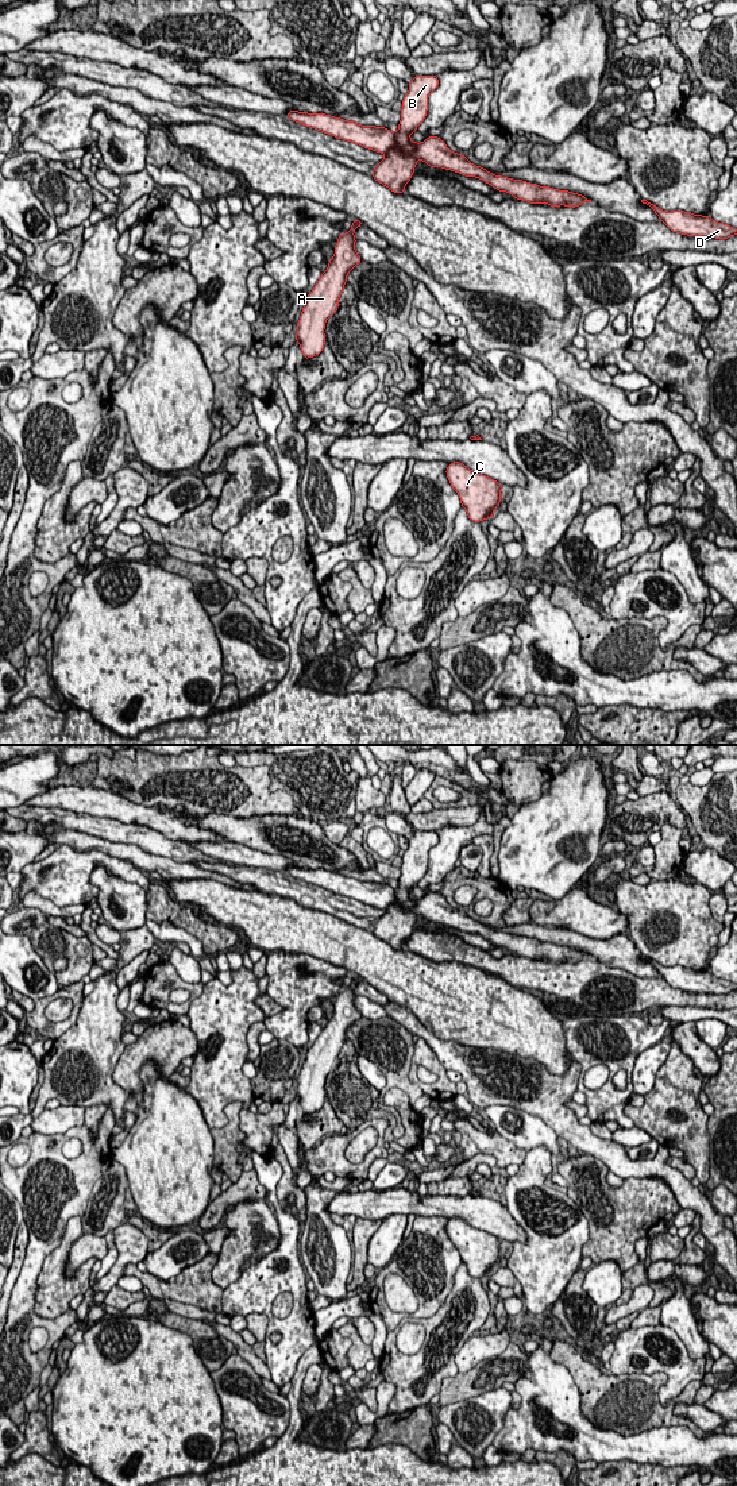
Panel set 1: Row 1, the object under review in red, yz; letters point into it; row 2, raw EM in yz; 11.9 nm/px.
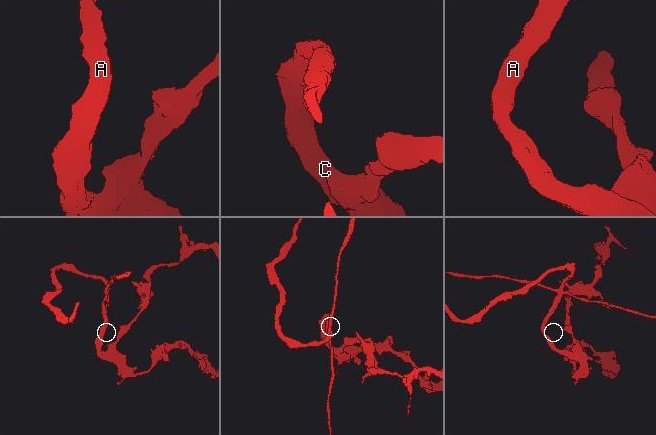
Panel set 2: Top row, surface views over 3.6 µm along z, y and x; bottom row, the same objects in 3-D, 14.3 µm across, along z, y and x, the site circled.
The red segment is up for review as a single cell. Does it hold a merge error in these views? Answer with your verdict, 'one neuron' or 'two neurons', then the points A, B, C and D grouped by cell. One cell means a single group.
one neuron; groups A B C D

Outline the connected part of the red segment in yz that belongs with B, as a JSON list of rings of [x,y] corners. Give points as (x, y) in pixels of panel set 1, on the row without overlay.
[[[416,830],[409,837],[409,846],[402,856],[401,877],[397,888],[391,888],[385,883],[362,881],[325,869],[289,866],[286,872],[309,884],[385,910],[386,912],[374,923],[371,931],[393,949],[405,947],[417,916],[422,915],[429,923],[443,923],[466,933],[479,934],[498,947],[506,947],[514,954],[530,960],[576,964],[584,958],[591,958],[584,952],[568,946],[491,930],[486,925],[471,919],[463,910],[451,907],[437,892],[428,892],[421,899],[413,898],[409,891],[417,887],[417,883],[424,877],[428,866],[428,853],[437,842],[436,830]]]

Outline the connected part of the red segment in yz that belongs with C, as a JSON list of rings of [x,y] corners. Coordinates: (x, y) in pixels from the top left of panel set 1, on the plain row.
[[[460,1217],[449,1219],[445,1230],[471,1277],[481,1278],[495,1270],[493,1266],[501,1258],[501,1239],[474,1228]]]

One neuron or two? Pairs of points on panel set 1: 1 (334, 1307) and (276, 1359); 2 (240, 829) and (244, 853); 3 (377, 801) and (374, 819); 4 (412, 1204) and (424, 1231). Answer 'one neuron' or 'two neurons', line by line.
1: two neurons
2: two neurons
3: two neurons
4: two neurons

